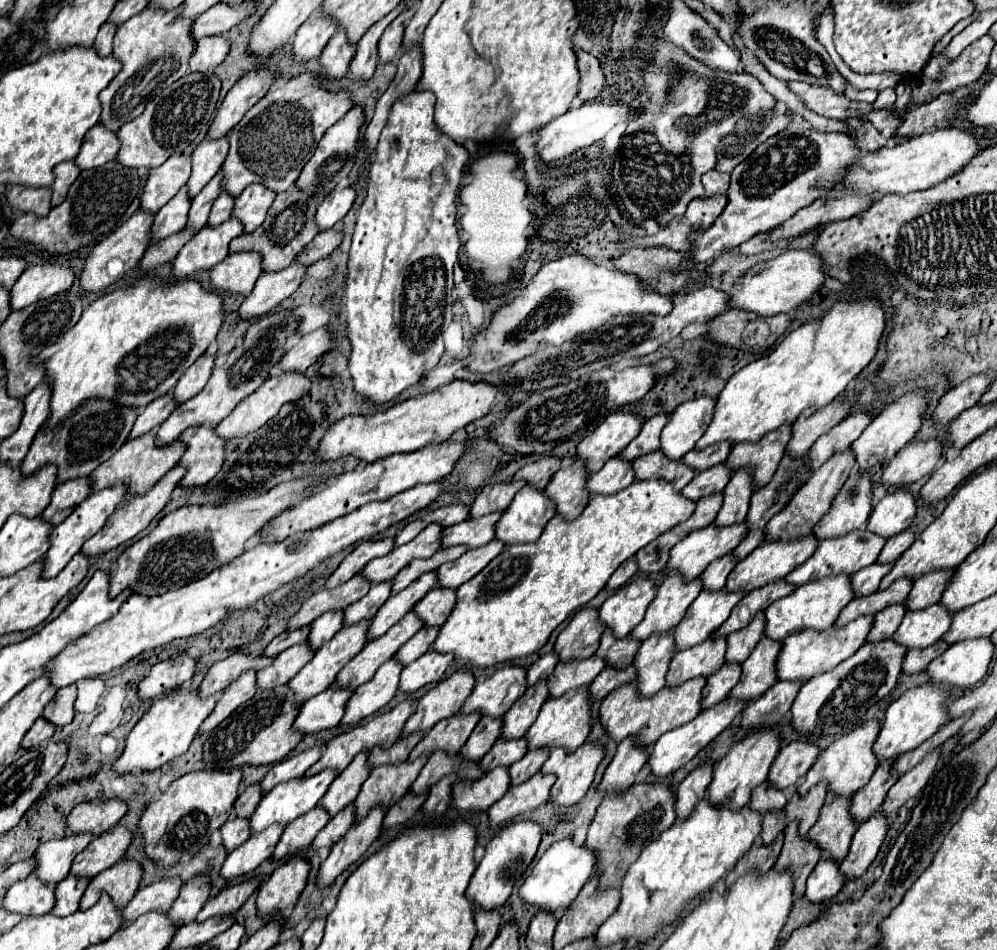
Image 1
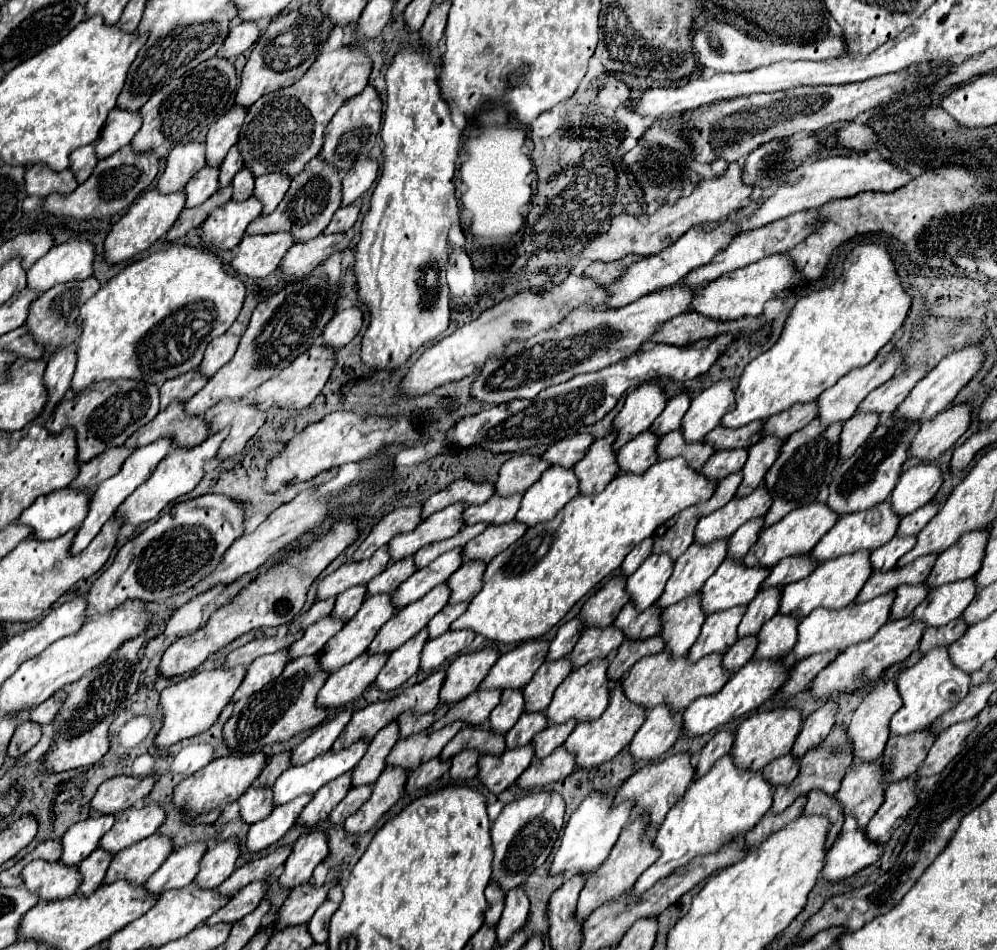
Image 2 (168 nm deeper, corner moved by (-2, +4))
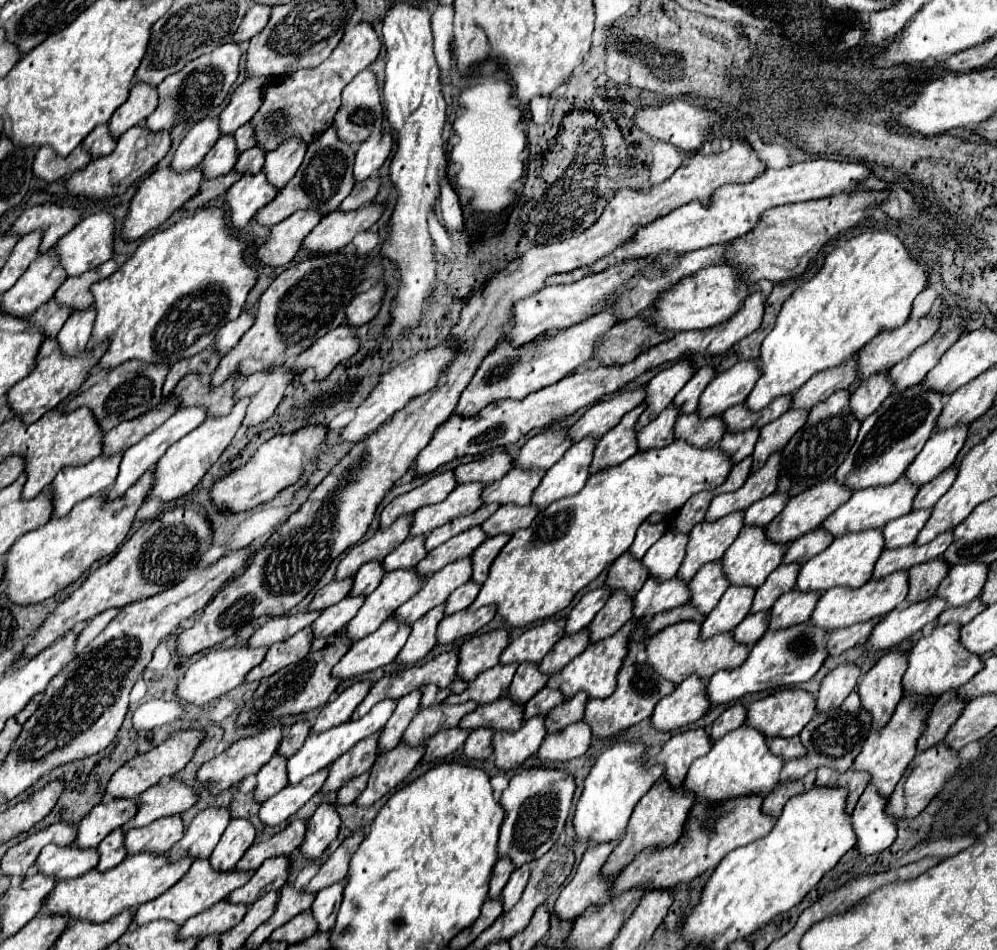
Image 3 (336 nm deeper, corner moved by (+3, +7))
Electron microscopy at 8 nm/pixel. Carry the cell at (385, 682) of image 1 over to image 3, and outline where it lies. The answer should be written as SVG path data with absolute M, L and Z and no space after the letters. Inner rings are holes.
M441 603L441 607L431 609L417 623L413 623L413 631L411 631L405 647L401 649L401 653L397 655L395 661L401 665L411 665L411 663L421 661L435 647L437 625L443 617L445 617L445 603Z

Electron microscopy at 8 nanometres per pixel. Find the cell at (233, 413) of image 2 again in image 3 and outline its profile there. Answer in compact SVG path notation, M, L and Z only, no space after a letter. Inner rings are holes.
M273 367L271 371L259 371L243 379L235 391L235 397L251 397L243 425L259 425L269 419L281 403L287 385L295 379L295 371L287 367Z

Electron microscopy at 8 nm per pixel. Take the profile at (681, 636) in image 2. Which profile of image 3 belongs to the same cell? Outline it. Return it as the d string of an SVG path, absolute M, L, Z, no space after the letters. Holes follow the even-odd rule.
M721 561L705 563L697 571L697 575L689 581L689 589L691 589L691 603L701 613L711 613L715 603L729 589L729 583L725 583L725 575L721 575Z

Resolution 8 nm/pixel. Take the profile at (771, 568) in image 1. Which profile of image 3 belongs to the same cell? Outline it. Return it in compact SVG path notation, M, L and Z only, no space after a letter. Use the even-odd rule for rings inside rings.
M825 479L825 483L817 483L817 487L809 487L809 491L803 491L801 495L791 497L787 507L767 525L767 535L775 543L791 543L799 539L801 535L817 529L839 505L843 505L853 495L853 489L837 483L835 479Z

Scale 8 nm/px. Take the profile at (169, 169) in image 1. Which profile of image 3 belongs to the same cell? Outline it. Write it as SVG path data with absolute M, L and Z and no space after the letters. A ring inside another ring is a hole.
M205 117L199 121L181 141L171 167L175 171L187 171L203 161L203 157L211 151L211 147L221 137L219 131L219 117Z

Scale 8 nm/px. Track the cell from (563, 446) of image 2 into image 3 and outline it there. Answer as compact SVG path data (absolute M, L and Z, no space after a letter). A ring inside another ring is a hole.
M641 385L637 389L621 391L615 397L599 401L597 405L589 407L585 415L569 429L569 435L573 437L573 441L581 441L587 435L593 435L597 439L603 437L621 421L625 413L635 409L645 399L645 395L647 395L645 385Z

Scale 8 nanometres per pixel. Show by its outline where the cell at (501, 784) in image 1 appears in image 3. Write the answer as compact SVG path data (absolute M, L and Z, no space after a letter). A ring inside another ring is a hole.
M535 715L533 719L527 719L517 731L495 731L493 755L499 769L513 769L521 765L541 747L547 735L543 719L545 715Z

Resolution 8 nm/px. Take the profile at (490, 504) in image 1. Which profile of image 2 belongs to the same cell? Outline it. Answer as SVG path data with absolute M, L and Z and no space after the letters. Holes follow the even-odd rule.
M528 454L514 456L500 468L498 480L494 484L494 496L504 498L504 496L526 492L546 468L548 464L538 456L528 456Z

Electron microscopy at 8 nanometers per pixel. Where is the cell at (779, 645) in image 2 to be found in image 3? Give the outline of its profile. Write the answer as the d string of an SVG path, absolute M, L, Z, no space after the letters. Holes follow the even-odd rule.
M797 589L787 591L775 601L771 609L769 629L785 629L795 623L807 621L809 615L813 613L813 607L817 605L817 599L819 599L819 593L815 591L811 593L801 593Z

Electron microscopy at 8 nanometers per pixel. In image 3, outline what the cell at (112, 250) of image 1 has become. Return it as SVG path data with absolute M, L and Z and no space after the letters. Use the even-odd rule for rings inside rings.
M163 167L163 169L155 169L139 187L137 195L133 197L131 201L131 209L129 209L129 215L123 223L123 237L127 241L135 241L139 237L143 237L147 231L163 225L171 215L173 211L177 211L179 207L183 207L185 201L189 201L197 191L199 191L199 185L203 181L203 171L201 167L193 167L189 171L173 171L171 167Z

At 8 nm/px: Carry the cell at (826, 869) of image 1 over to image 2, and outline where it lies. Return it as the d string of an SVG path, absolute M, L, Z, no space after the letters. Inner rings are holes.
M846 818L842 832L826 854L826 862L820 878L834 884L840 882L854 872L870 866L882 854L882 848L866 838L864 830L858 830L854 818Z

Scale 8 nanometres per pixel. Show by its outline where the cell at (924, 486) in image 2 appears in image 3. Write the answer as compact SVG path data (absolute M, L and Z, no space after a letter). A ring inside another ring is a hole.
M967 425L937 429L925 443L923 451L909 465L905 477L911 483L923 485L929 483L933 477L937 477L943 469L951 467L967 439L967 431L969 431Z

